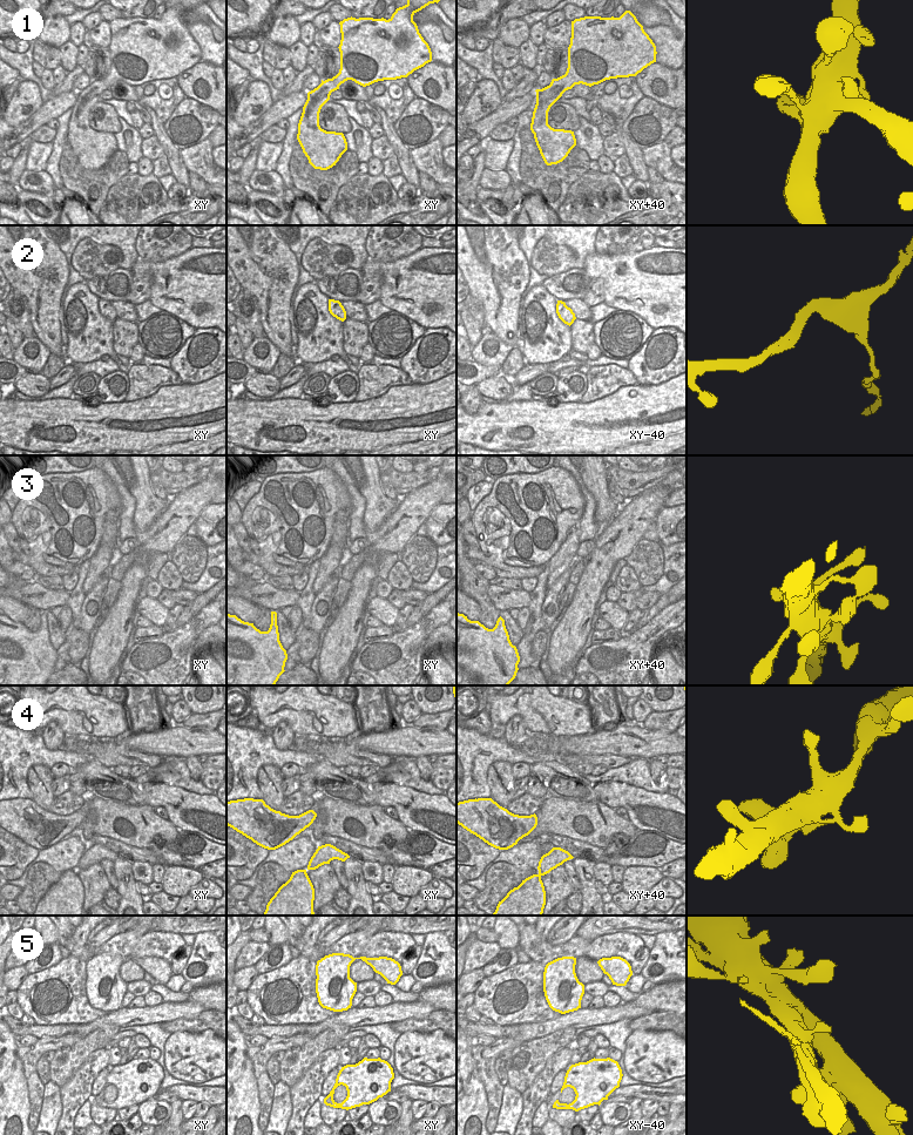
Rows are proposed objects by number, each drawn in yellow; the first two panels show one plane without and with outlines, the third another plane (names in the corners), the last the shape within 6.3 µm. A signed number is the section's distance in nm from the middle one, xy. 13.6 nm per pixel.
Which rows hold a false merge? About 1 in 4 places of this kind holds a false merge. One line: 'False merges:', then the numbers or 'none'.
False merges: none

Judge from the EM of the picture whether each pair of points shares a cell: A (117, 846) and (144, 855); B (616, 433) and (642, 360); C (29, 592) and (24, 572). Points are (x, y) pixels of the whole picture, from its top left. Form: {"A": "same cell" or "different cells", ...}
{"A": "same cell", "B": "different cells", "C": "different cells"}

